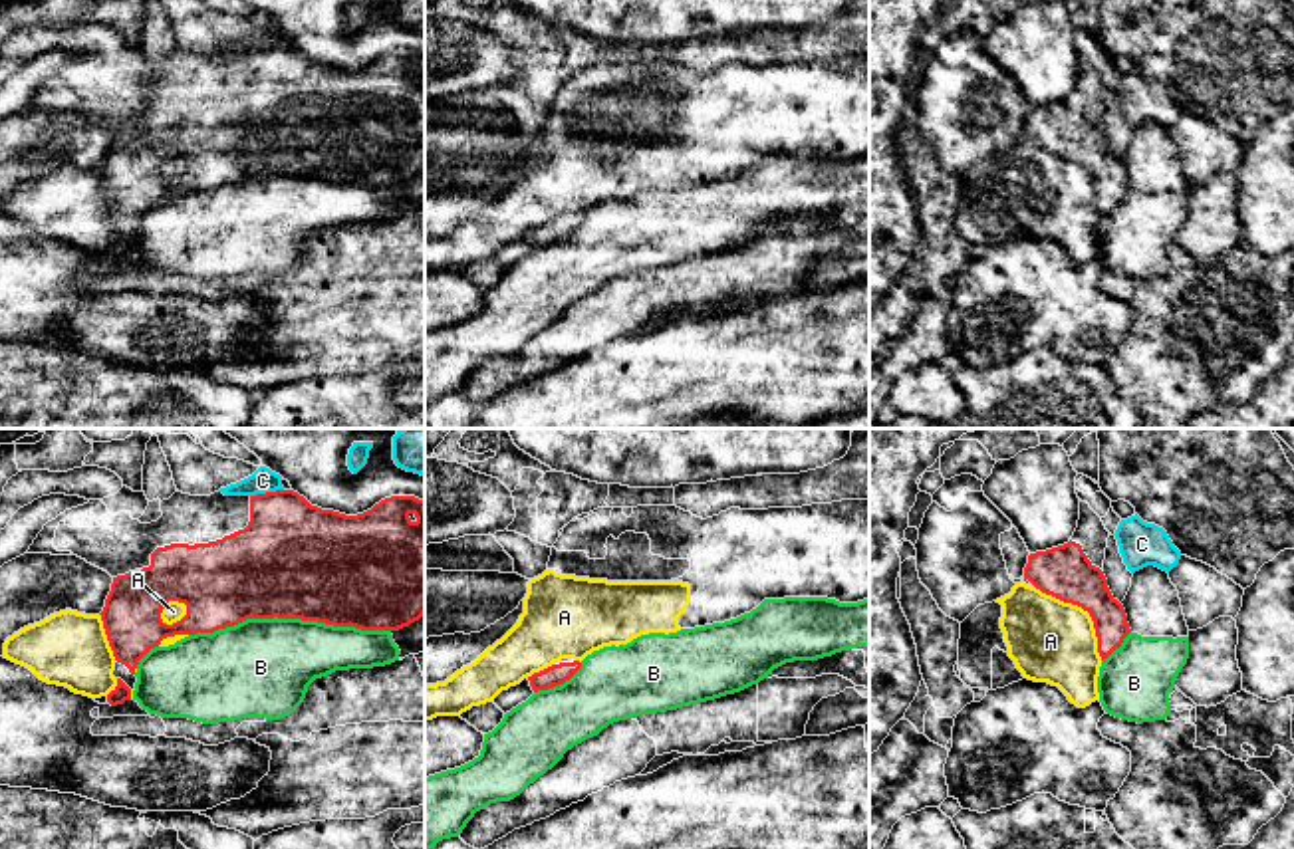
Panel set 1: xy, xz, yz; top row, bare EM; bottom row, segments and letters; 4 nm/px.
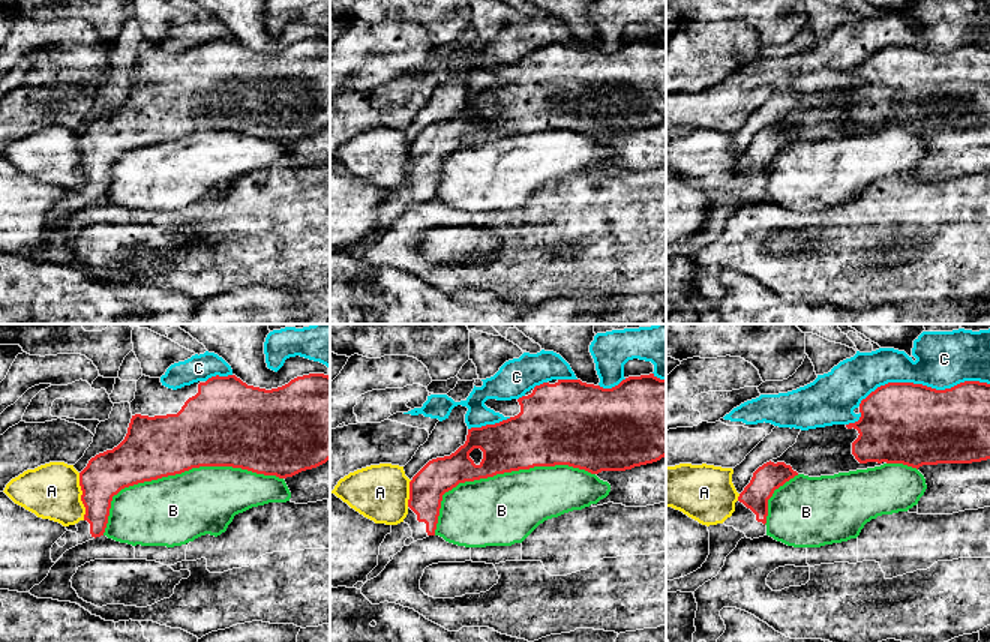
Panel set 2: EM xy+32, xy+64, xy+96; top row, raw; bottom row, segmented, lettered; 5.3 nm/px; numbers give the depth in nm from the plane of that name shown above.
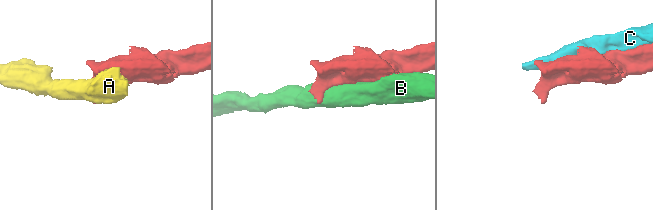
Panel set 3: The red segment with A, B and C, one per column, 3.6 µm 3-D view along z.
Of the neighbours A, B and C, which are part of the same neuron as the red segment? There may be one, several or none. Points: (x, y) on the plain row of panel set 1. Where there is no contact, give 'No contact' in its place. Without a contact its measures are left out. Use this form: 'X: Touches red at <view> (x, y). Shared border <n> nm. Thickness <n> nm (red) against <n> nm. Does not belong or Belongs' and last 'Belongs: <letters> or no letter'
A: Touches red at yz (1084, 165). Shared border 400 nm. Thickness 220 nm (red) against 340 nm. Does not belong
B: Touches red at xy (288, 173). Shared border 800 nm. Thickness 480 nm (red) against 400 nm. Does not belong
C: Touches red at xy (266, 48). Shared border 140 nm. Thickness 400 nm (red) against 100 nm. Does not belong
Belongs: no letter

